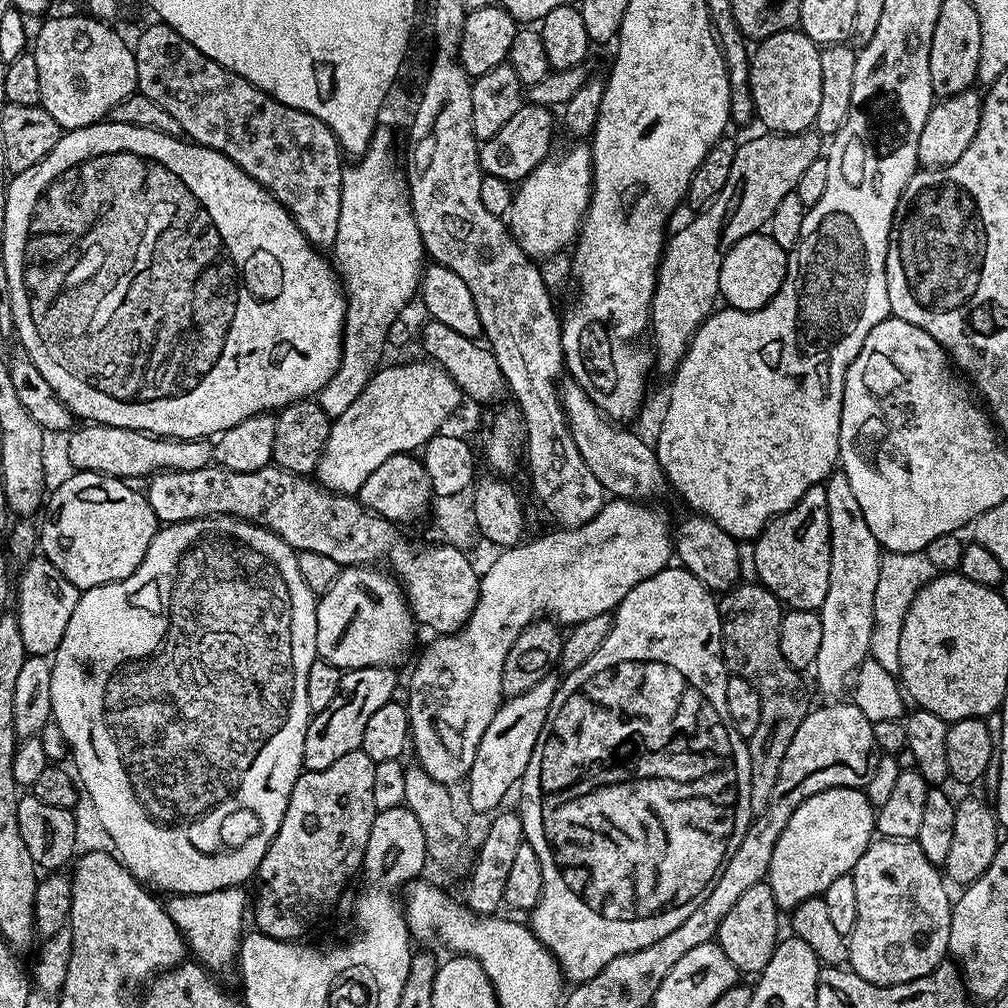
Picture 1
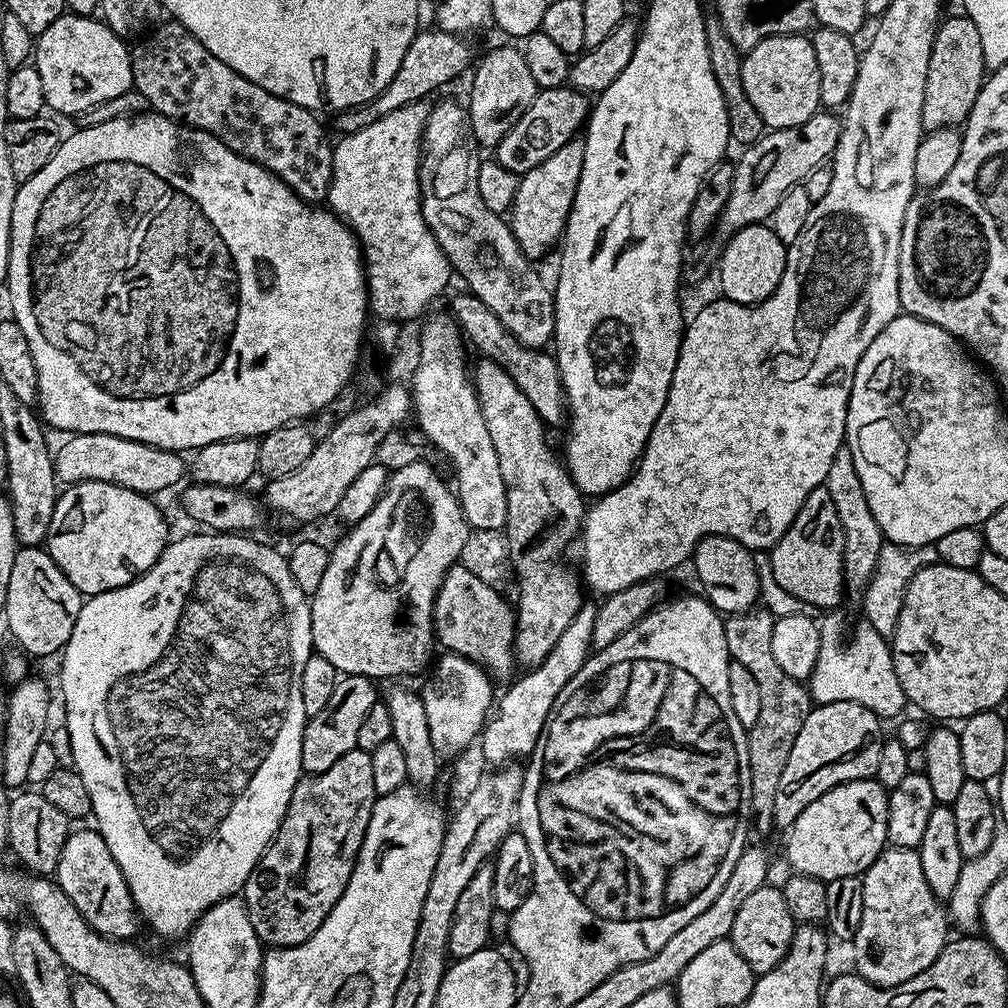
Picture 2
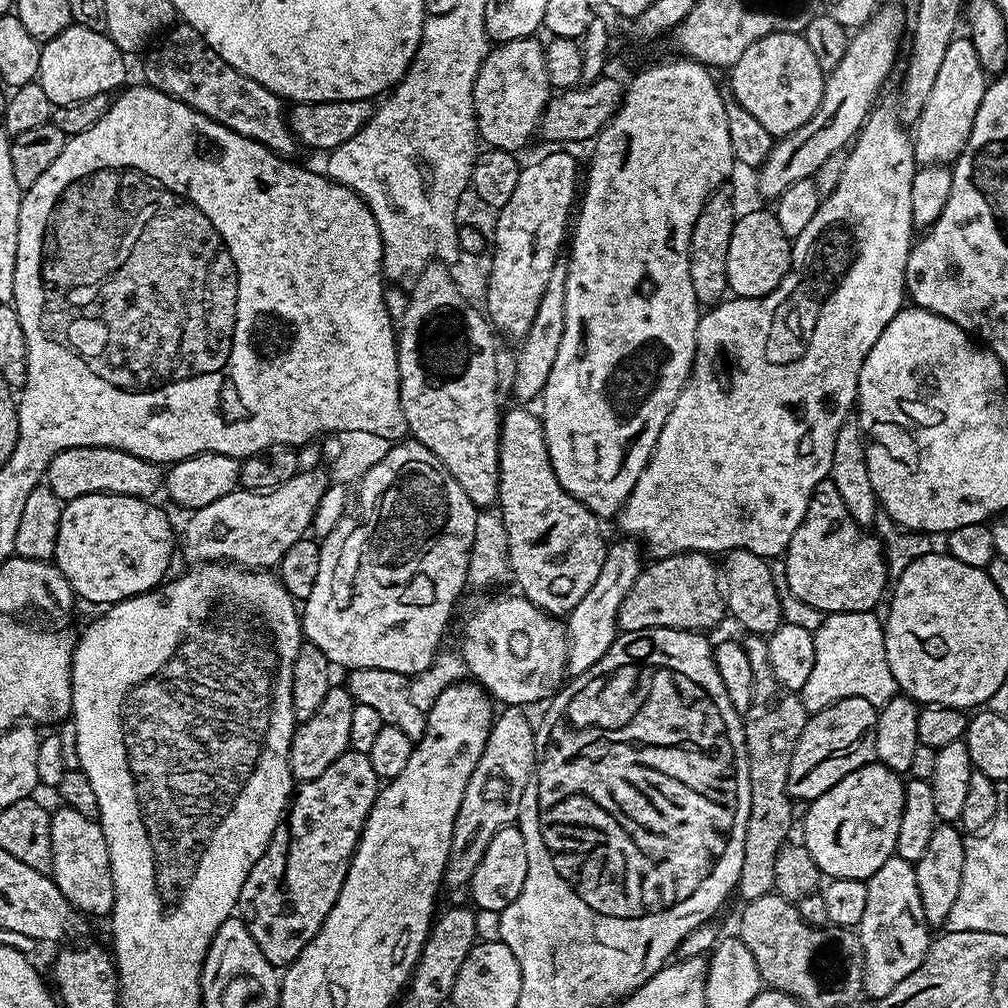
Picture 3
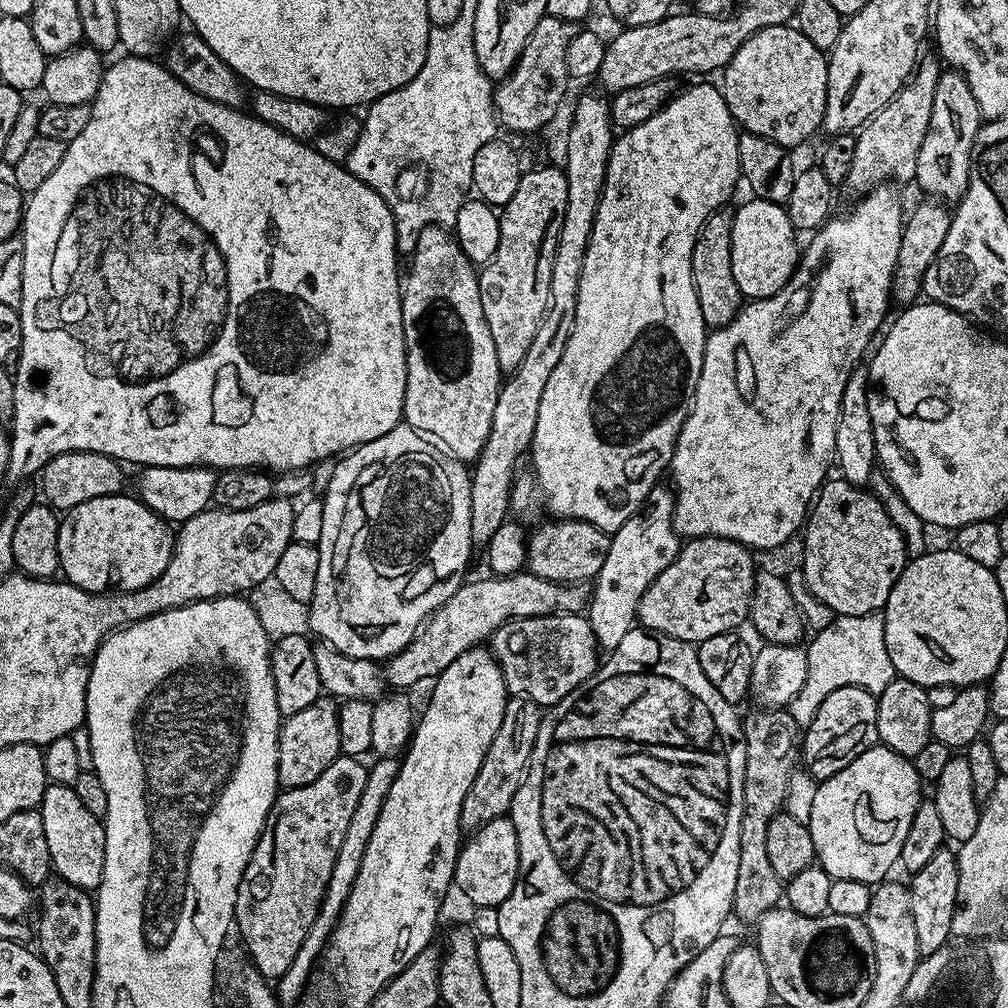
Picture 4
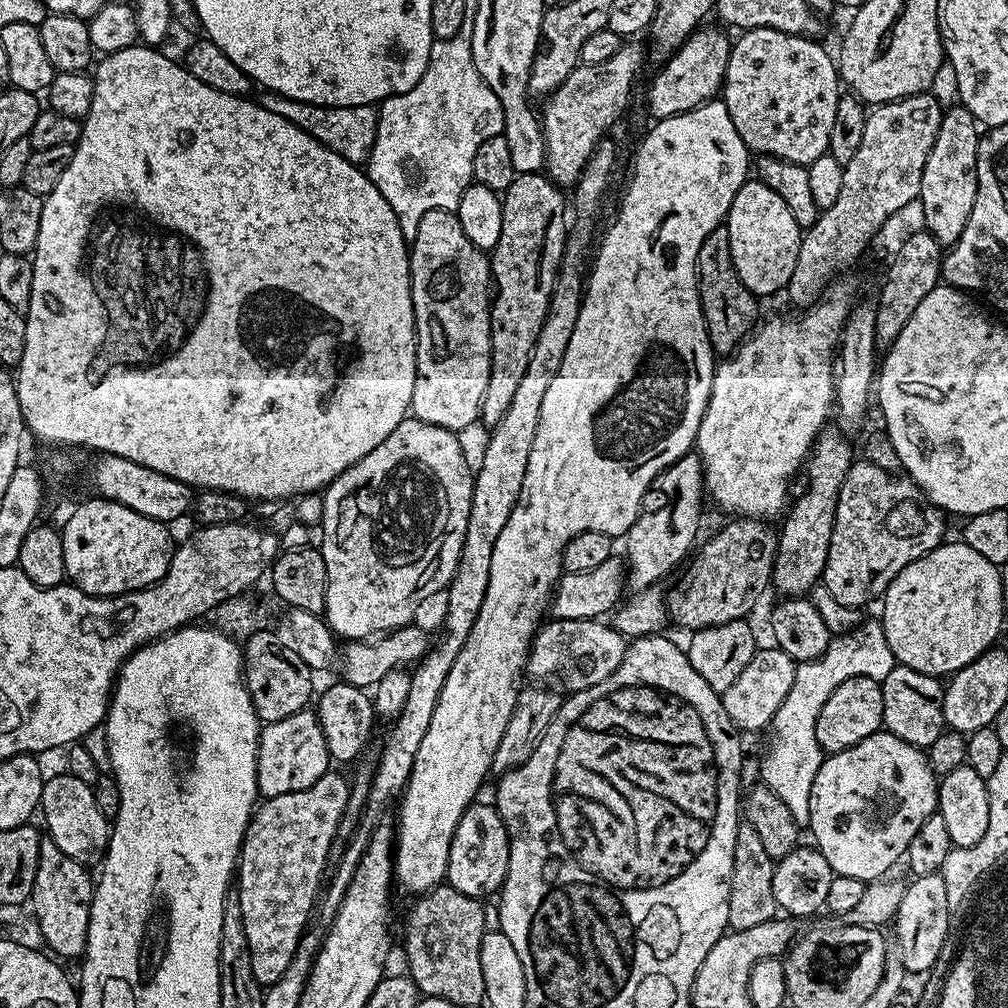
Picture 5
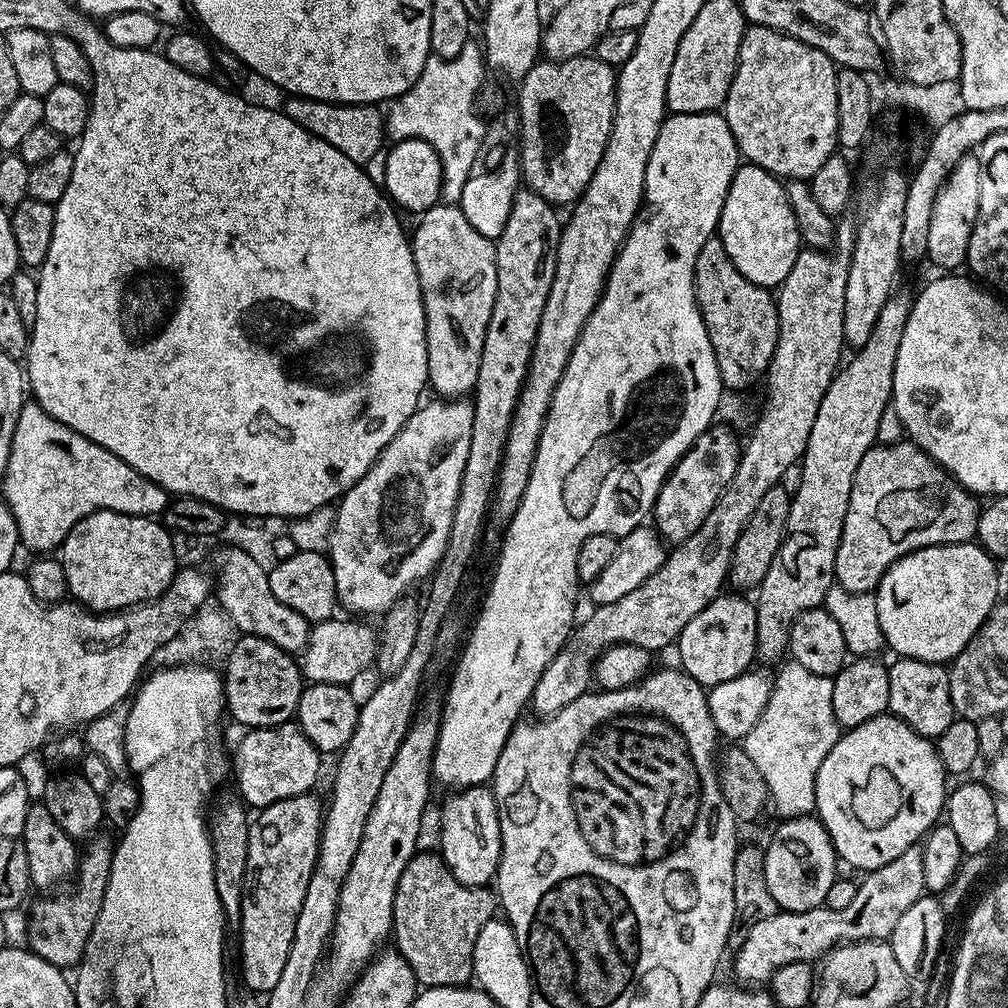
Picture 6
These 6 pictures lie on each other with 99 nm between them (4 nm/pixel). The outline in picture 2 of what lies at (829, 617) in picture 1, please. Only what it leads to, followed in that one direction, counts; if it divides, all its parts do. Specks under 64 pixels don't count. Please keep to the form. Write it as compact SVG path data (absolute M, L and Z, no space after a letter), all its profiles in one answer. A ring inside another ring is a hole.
M846 446L840 447L834 454L834 462L830 462L830 474L826 474L823 487L830 494L830 502L834 502L834 510L838 510L838 522L844 531L844 582L849 589L863 590L872 576L874 566L878 562L878 550L886 542L878 522L874 522L874 514L870 514L870 502L866 502L866 490L862 490L862 481L858 479L858 470L854 470L854 458Z

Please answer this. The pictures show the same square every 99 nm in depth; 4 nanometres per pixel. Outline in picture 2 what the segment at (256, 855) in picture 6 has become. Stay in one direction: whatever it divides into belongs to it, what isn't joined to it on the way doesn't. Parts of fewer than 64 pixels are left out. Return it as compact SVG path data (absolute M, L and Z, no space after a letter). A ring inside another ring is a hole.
M356 747L342 754L342 758L338 758L330 770L305 775L297 782L288 812L280 820L276 837L268 845L263 858L254 866L242 893L250 923L262 945L268 948L289 948L306 942L316 933L318 926L326 922L326 914L334 910L338 898L342 898L342 890L346 890L346 882L350 882L370 814L376 805L371 757L370 752L363 752Z

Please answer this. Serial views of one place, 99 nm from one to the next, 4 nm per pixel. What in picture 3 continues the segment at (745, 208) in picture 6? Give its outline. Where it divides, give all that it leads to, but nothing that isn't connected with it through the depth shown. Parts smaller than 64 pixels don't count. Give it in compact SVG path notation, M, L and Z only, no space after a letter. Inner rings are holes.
M775 211L743 213L734 226L734 234L730 234L730 254L726 258L729 289L740 298L773 292L792 265L792 245L789 236L782 234Z

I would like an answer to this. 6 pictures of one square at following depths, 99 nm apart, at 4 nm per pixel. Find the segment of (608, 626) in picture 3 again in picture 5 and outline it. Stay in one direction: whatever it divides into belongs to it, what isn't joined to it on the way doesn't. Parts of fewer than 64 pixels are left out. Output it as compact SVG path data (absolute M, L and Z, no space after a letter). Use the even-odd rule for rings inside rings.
M689 454L671 464L666 471L661 472L654 488L655 491L660 491L664 501L653 512L641 511L623 541L624 548L628 551L626 584L632 590L643 590L657 585L660 582L658 580L670 575L676 567L679 569L689 559L697 543L700 507L703 506L704 500L706 501L704 466L700 463L699 455Z

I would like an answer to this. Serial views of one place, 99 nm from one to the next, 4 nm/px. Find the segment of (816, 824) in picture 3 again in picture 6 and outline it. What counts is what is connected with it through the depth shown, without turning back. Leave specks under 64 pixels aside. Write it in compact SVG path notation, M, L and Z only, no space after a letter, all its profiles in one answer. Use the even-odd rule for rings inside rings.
M875 716L870 722L847 729L818 766L815 815L827 830L837 857L869 873L886 866L886 862L894 862L906 849L917 847L941 819L946 808L944 780L946 773L937 745L929 737L919 736L897 716Z

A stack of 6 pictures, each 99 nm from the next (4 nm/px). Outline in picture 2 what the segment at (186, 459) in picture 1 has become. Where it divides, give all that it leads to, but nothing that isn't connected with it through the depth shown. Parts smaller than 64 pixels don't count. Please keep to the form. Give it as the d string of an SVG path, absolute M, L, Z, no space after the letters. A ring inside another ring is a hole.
M78 432L65 440L68 441L60 449L55 449L52 457L56 479L64 486L82 482L106 482L152 498L157 495L155 492L164 492L174 487L186 476L186 460L179 452L134 442L130 438L118 438L114 434Z

